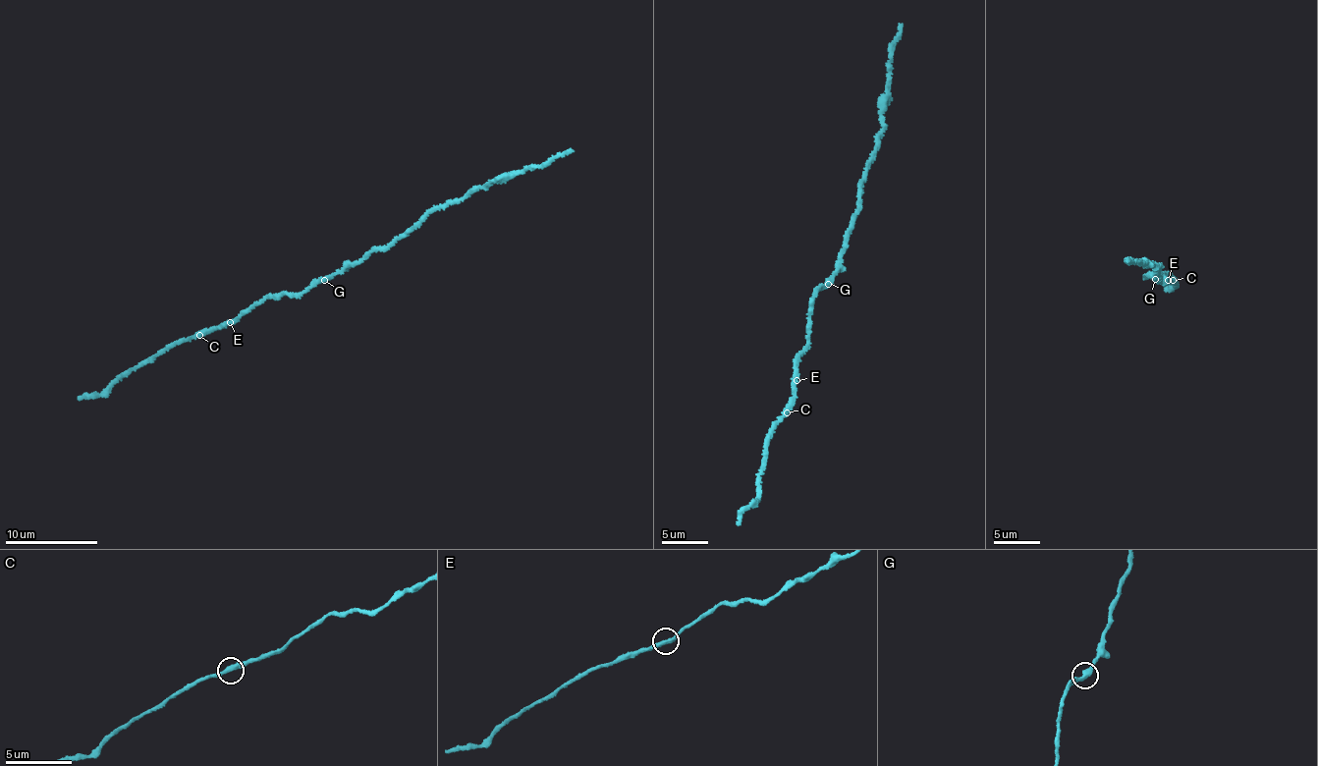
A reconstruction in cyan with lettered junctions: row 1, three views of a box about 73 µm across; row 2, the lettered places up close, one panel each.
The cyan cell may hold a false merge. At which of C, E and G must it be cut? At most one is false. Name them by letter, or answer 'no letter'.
G

